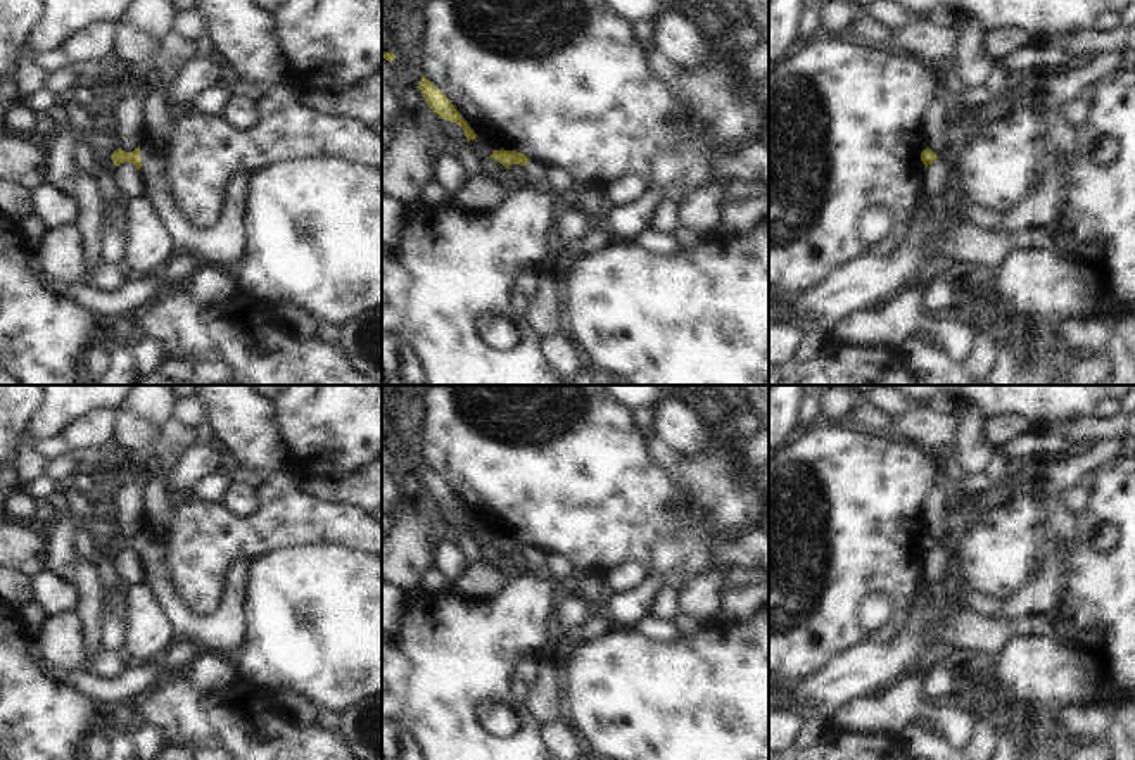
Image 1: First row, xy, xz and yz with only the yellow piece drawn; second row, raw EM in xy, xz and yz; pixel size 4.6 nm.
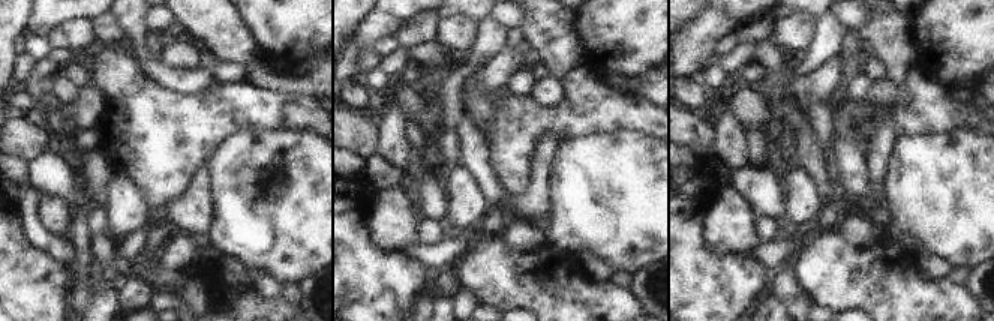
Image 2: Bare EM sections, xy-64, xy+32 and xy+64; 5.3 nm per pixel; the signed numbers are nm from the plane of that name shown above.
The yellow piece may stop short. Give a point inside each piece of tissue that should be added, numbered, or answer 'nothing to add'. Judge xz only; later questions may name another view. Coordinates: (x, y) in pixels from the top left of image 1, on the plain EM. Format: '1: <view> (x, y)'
1: xz (534, 555)

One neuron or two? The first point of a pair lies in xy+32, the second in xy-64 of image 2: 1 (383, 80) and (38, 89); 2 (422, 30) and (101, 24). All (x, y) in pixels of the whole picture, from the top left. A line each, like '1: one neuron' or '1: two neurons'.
1: one neuron
2: two neurons

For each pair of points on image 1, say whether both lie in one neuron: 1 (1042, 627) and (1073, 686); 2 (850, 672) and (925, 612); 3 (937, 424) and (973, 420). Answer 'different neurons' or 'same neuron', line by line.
1: different neurons
2: same neuron
3: different neurons

